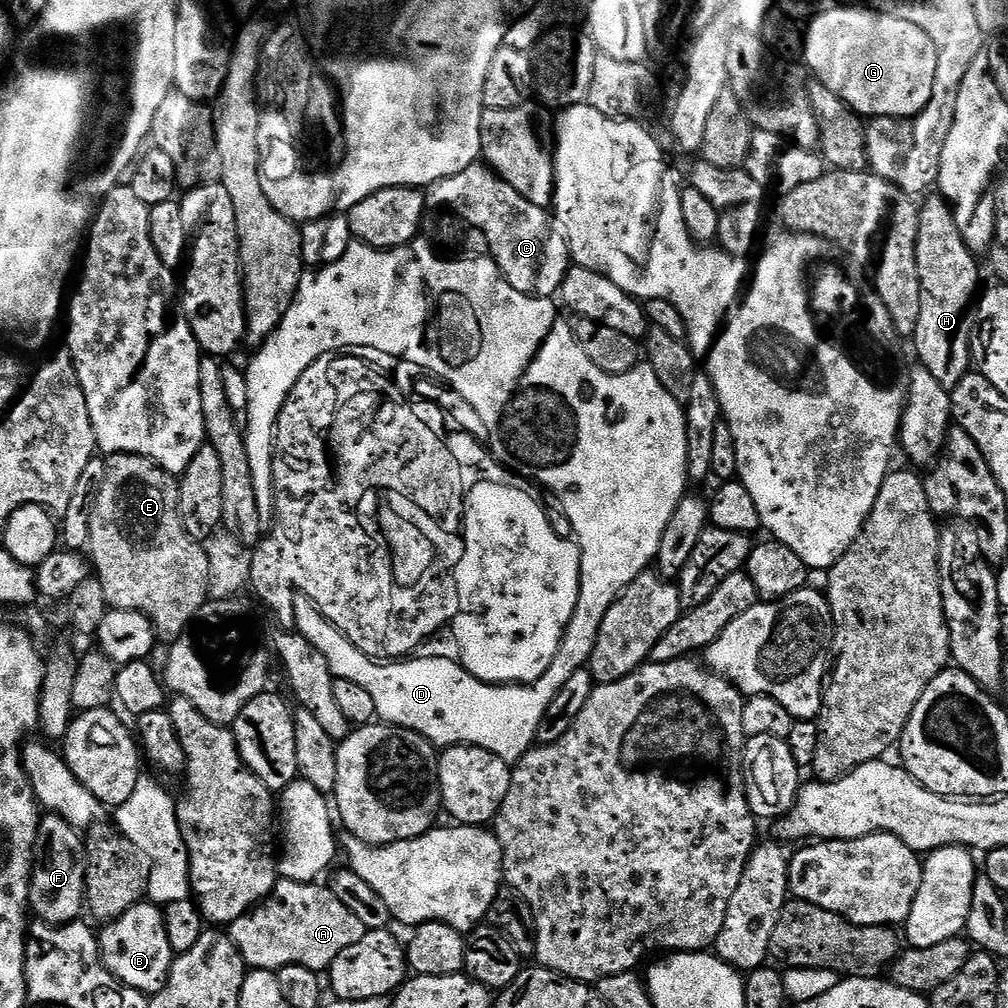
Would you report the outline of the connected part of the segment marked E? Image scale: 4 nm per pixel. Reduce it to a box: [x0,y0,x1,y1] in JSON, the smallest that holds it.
[86,454,210,642]

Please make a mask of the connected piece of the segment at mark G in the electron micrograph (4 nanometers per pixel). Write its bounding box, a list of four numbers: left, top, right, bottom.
[802,6,938,118]

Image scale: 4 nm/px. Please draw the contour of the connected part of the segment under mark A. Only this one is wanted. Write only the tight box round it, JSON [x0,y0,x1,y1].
[227,879,366,974]

